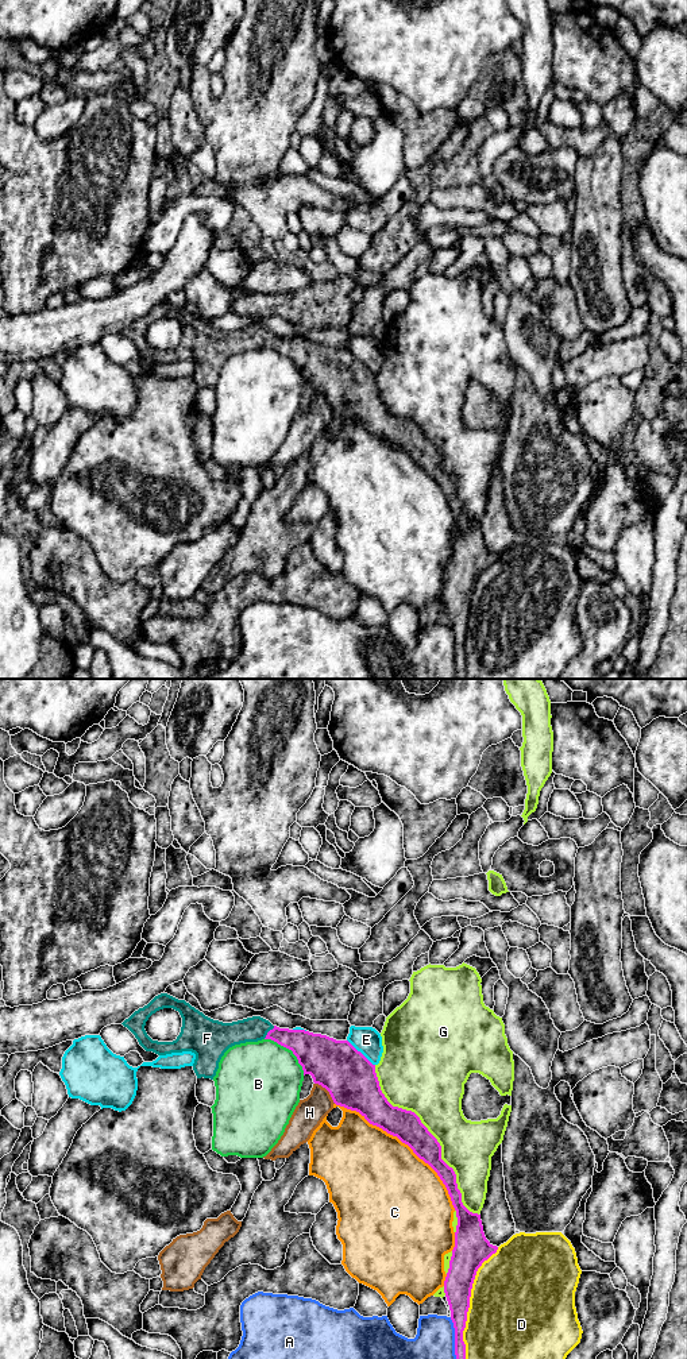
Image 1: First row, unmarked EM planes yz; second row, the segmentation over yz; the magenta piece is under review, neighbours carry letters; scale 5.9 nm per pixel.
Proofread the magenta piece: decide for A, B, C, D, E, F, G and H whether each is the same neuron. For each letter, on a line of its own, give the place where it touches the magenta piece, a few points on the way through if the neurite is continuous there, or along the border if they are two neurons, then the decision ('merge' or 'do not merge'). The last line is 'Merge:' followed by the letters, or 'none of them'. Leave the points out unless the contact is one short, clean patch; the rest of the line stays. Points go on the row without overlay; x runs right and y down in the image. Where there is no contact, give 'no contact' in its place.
A: meets magenta in yz at (455, 652); do not merge
B: meets magenta in yz at (290, 358); border along yz (265, 347), (270, 347), (288, 356), (296, 366), (304, 383); do not merge
C: meets magenta in yz at (404, 451); do not merge
D: meets magenta in yz at (469, 616); do not merge
E: meets magenta in yz at (359, 361); do not merge
F: meets magenta in yz at (267, 342); runs through yz (307, 355), (298, 350), (267, 342), (234, 342), (226, 344); merge
G: meets magenta in yz at (432, 444); do not merge
H: meets magenta in yz at (327, 398); border along yz (315, 392), (320, 393), (335, 412); do not merge
Merge: F

